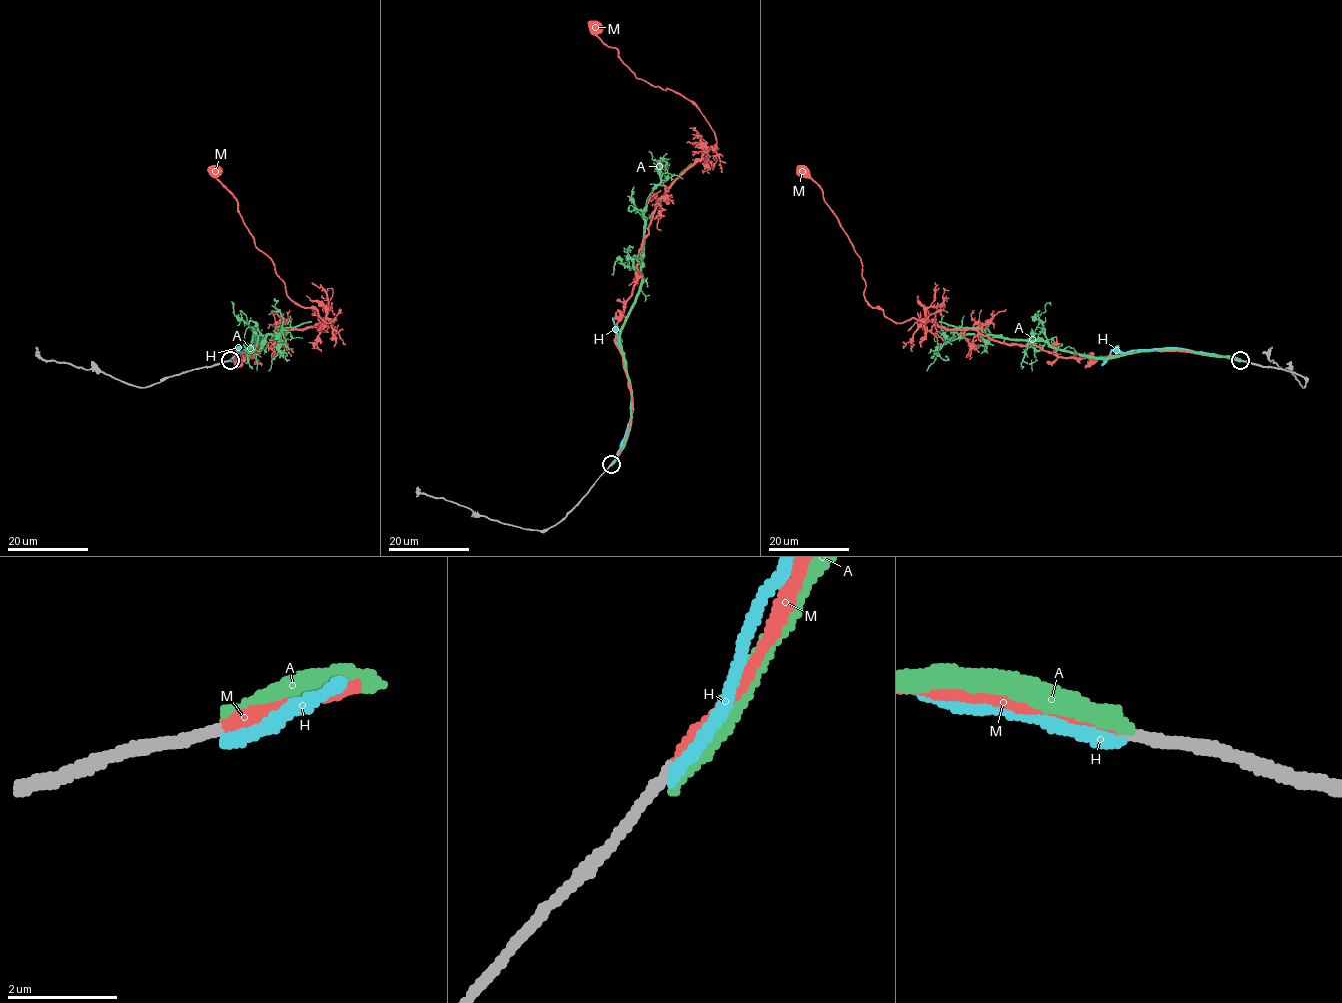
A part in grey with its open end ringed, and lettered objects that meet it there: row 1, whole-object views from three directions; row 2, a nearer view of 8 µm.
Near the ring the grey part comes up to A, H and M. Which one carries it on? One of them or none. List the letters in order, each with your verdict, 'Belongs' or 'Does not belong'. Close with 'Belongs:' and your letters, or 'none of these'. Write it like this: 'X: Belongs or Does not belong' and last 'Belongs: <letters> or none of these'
A: Does not belong
H: Does not belong
M: Belongs
Belongs: M

